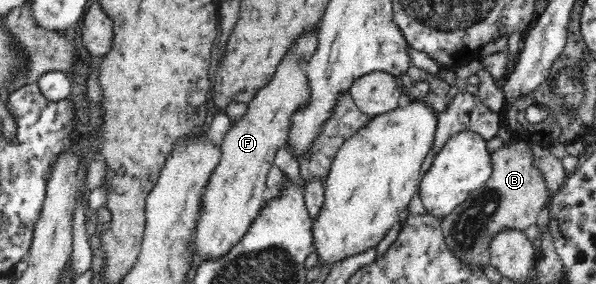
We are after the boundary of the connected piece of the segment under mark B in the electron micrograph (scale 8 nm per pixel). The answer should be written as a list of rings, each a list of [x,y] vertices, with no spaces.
[[[525,142],[511,144],[490,154],[491,175],[484,183],[484,187],[471,192],[462,204],[441,219],[446,246],[453,253],[453,257],[457,258],[459,264],[472,268],[487,267],[490,264],[494,237],[507,230],[525,231],[529,225],[536,223],[539,212],[547,205],[547,199],[552,193],[545,187],[545,182],[539,176],[537,168],[531,164],[531,160],[527,158],[527,154],[523,154],[523,151],[525,151]]]

